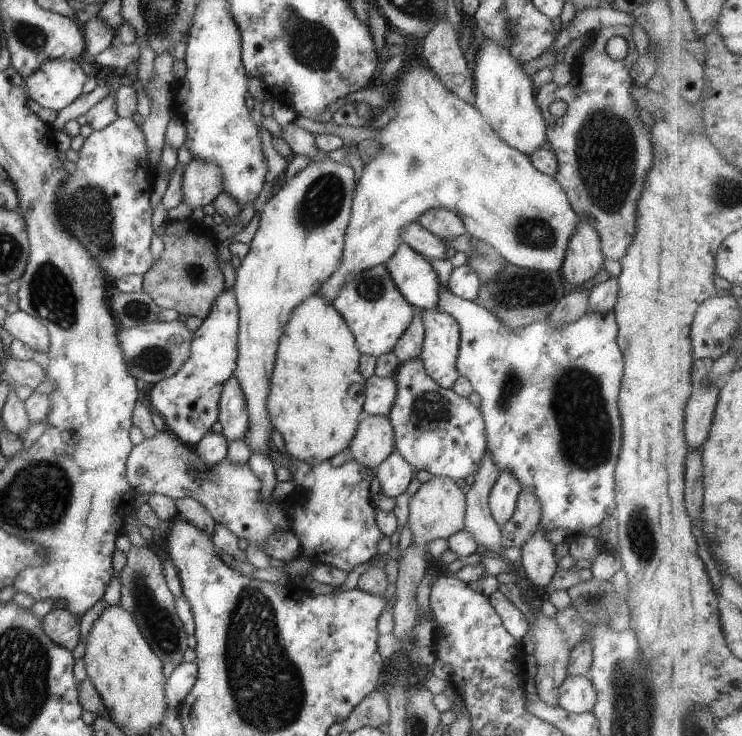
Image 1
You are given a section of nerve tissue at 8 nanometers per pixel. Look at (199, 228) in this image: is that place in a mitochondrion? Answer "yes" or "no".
no

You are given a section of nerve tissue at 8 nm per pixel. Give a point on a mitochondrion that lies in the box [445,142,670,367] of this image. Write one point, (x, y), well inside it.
(509, 291)

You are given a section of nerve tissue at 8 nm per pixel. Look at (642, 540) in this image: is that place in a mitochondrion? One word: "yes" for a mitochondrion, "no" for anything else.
yes

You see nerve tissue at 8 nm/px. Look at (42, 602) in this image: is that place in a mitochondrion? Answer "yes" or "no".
no

